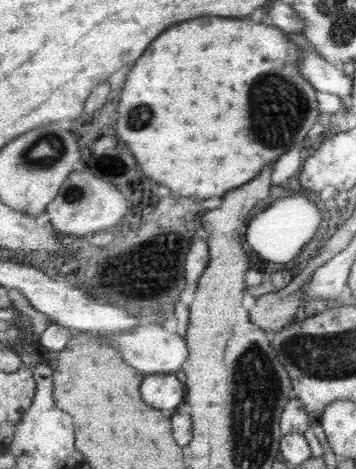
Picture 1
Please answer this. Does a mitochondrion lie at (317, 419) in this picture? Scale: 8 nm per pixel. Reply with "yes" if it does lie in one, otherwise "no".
no

